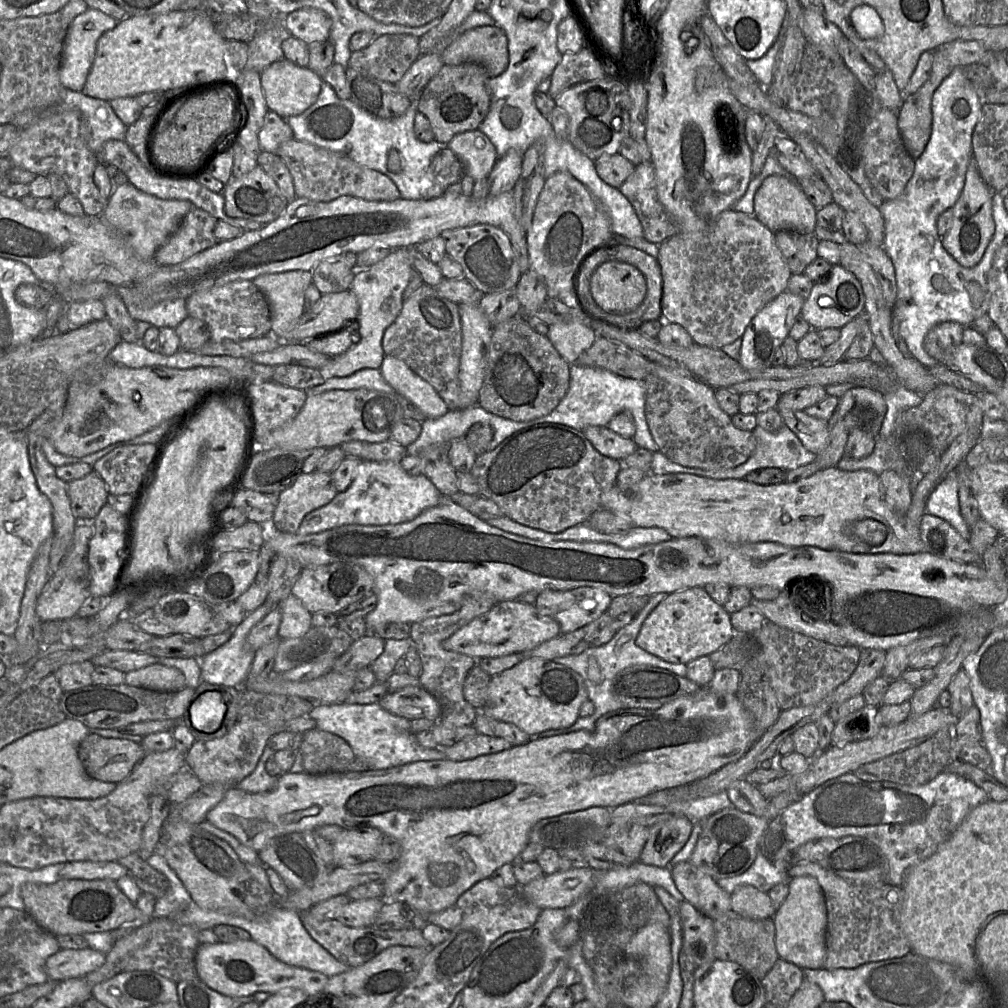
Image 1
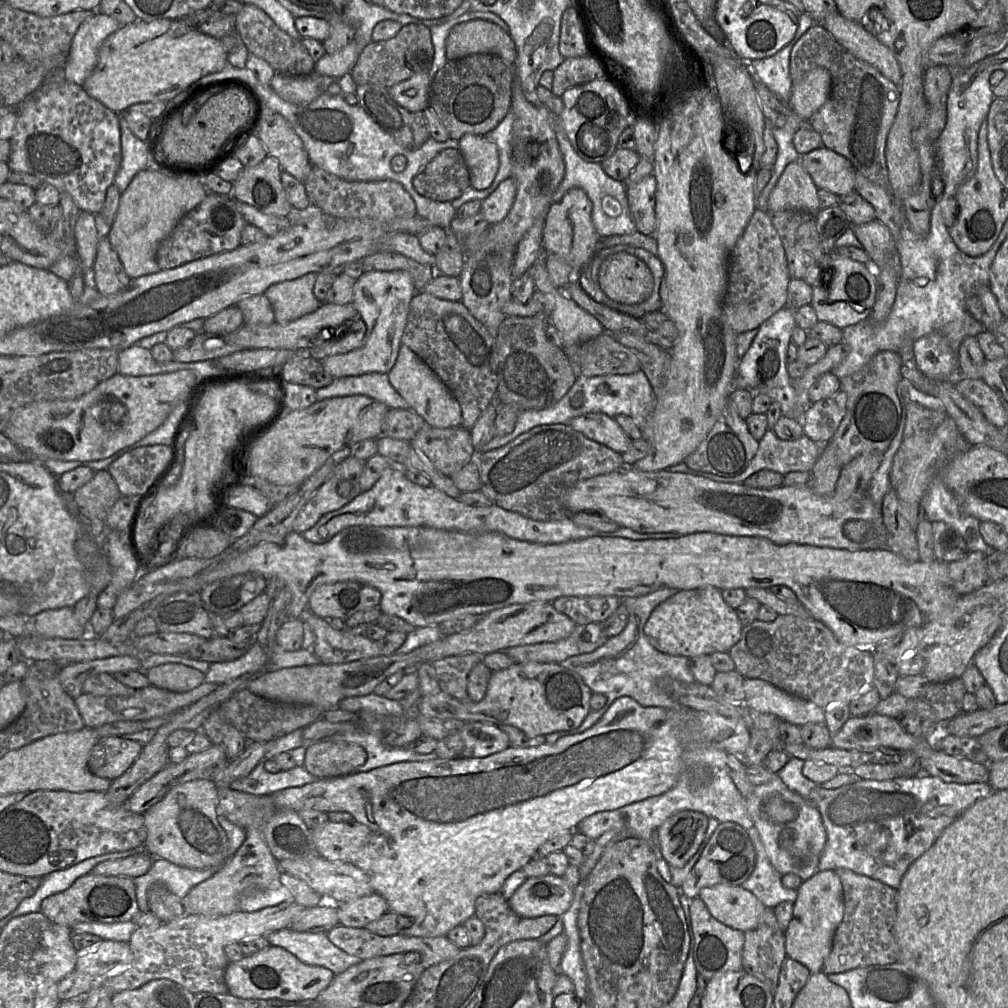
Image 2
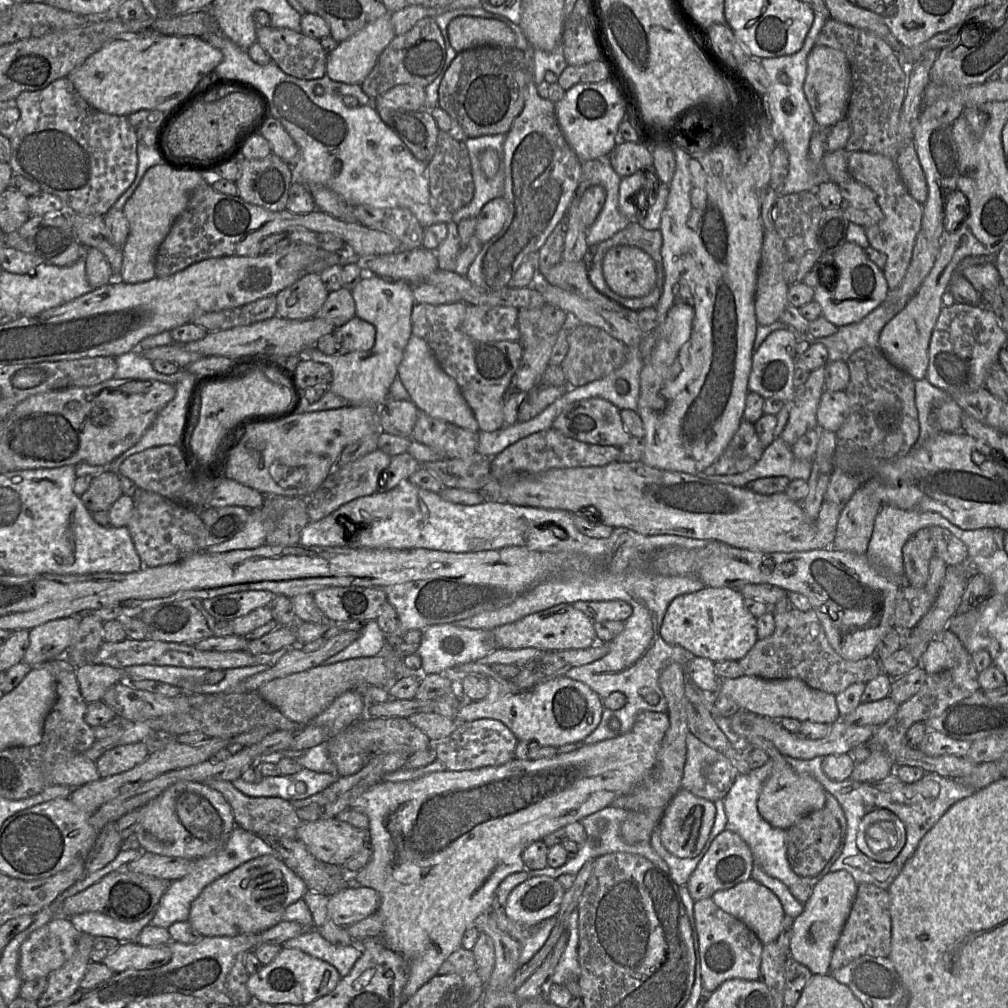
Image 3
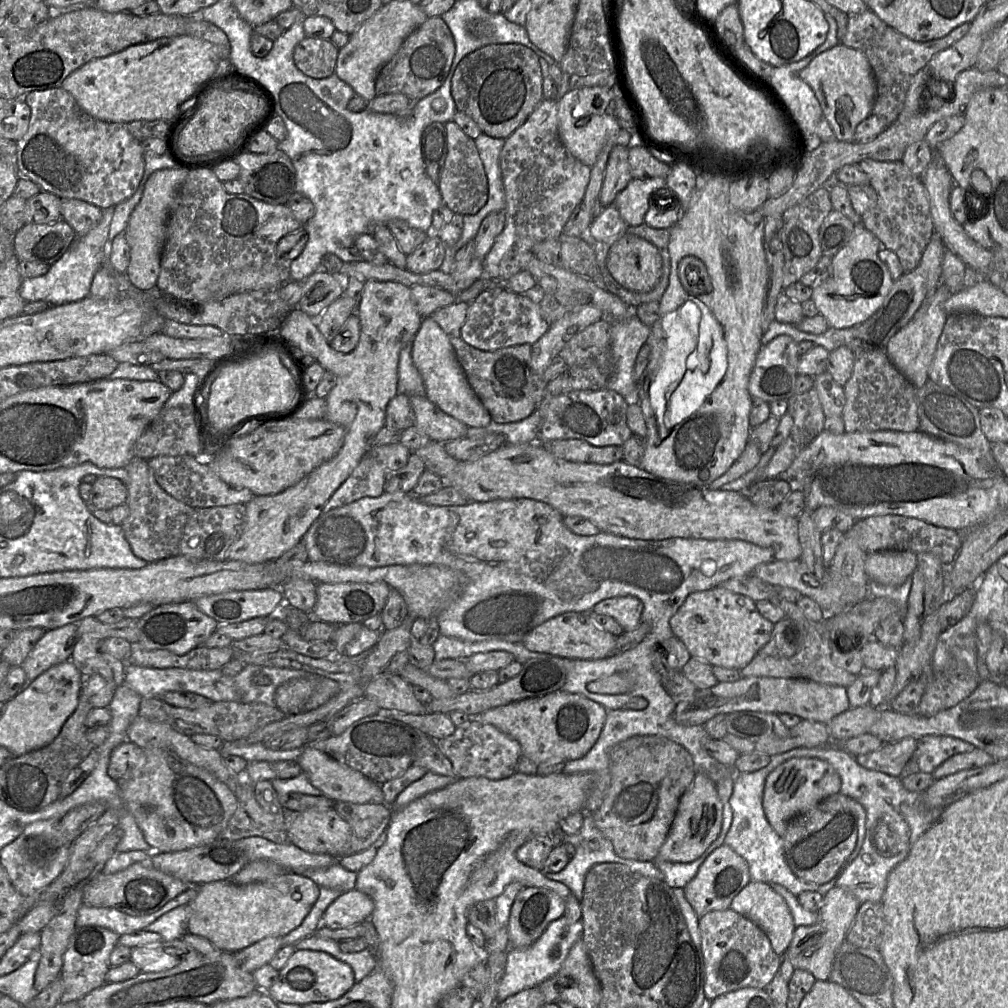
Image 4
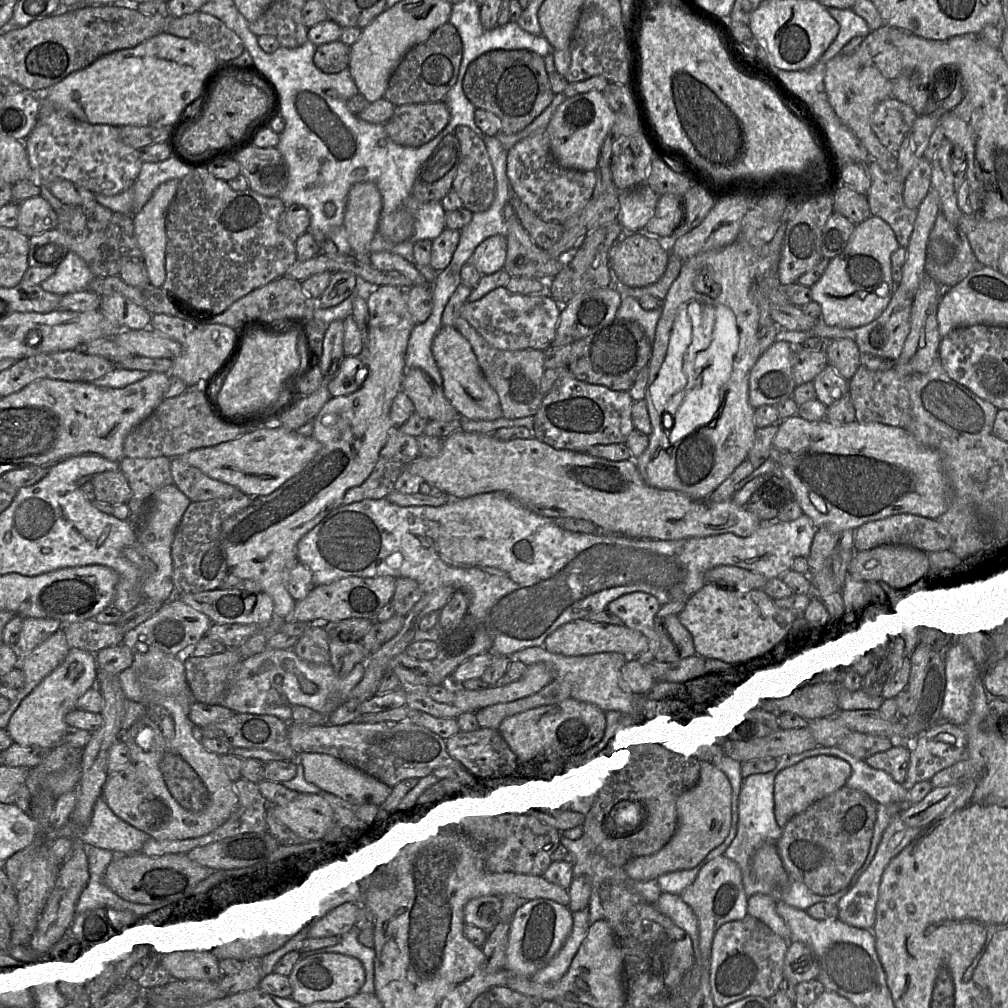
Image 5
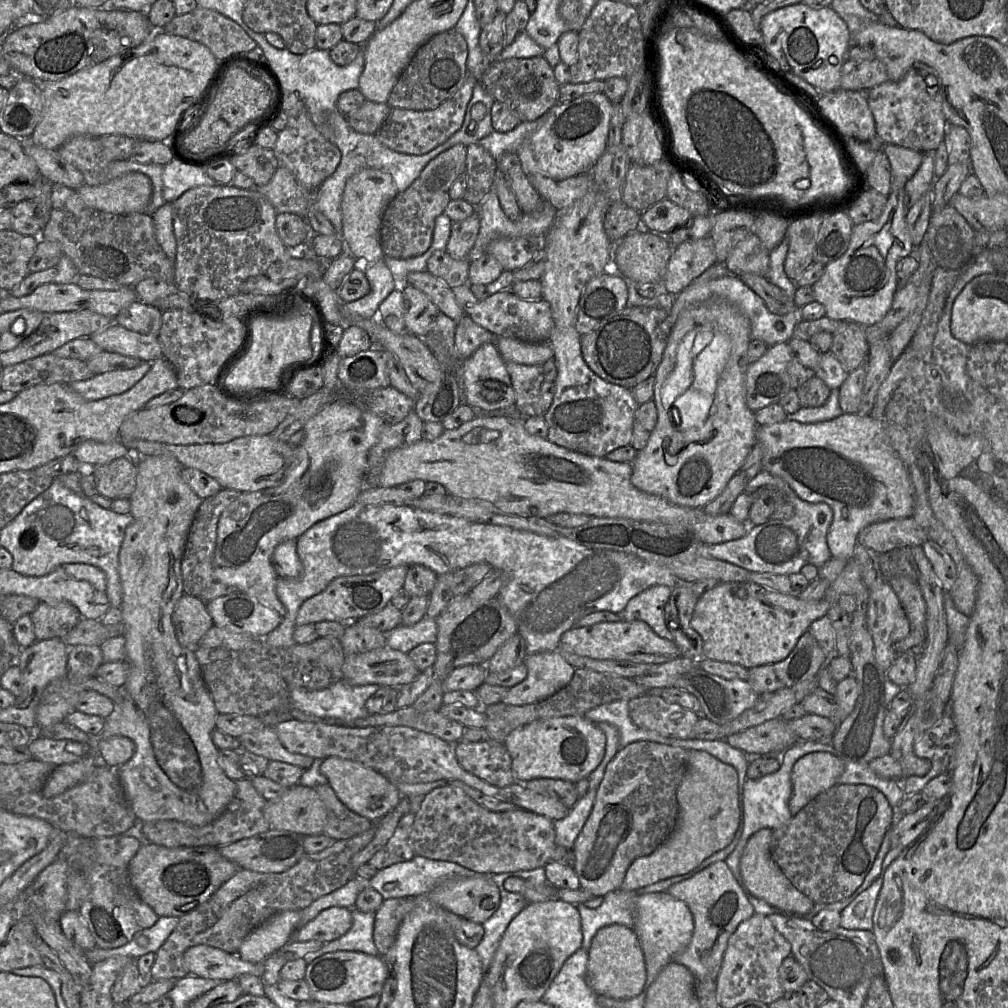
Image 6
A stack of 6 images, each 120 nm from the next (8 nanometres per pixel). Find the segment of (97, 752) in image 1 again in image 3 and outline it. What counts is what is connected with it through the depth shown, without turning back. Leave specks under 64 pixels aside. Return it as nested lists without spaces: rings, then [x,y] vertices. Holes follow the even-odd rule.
[[[145,742],[125,744],[105,751],[95,762],[100,778],[126,772],[143,762],[149,754]]]

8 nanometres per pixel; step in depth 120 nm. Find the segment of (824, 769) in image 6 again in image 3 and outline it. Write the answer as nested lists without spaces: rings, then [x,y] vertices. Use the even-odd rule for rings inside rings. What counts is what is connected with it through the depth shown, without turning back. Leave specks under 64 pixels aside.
[[[774,761],[773,770],[759,796],[757,808],[770,825],[787,830],[806,815],[822,809],[826,800],[824,787],[811,775],[798,773],[786,761]]]

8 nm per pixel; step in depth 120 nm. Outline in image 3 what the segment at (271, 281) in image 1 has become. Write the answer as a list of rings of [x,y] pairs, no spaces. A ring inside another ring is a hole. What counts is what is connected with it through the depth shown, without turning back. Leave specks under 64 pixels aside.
[[[319,273],[304,274],[275,295],[276,316],[289,320],[313,318],[321,310],[328,294]]]

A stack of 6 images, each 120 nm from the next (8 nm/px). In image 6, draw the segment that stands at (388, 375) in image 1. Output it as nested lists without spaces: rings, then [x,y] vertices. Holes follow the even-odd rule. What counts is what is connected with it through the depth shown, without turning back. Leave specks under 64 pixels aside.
[[[493,343],[481,345],[462,362],[463,402],[478,412],[490,412],[514,405],[515,391],[506,369],[506,362]]]

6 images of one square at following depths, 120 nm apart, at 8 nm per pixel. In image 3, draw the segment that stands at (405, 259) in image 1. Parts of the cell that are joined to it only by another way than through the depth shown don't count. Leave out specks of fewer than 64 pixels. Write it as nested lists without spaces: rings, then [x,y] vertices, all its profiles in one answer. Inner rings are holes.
[[[366,274],[352,290],[352,296],[356,307],[355,315],[376,329],[373,347],[369,350],[332,356],[313,346],[304,353],[304,357],[329,366],[332,372],[329,389],[347,400],[349,405],[367,405],[378,411],[389,397],[389,389],[397,375],[405,347],[412,336],[411,313],[415,304],[413,285],[403,280],[390,280]]]

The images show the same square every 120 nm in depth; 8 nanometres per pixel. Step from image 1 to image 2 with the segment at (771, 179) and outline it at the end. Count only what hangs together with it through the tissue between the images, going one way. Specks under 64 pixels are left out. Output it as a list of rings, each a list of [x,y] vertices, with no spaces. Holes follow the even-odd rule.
[[[798,158],[781,174],[768,198],[767,211],[799,210],[816,216],[821,209],[817,192],[818,187]]]

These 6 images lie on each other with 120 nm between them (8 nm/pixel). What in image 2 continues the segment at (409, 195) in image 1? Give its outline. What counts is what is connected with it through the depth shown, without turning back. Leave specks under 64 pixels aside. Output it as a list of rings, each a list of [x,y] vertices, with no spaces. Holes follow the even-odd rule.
[[[226,63],[219,72],[208,74],[195,82],[187,89],[186,95],[194,92],[204,82],[221,78],[240,78],[248,82],[260,93],[269,111],[281,114],[292,126],[302,140],[304,148],[312,165],[332,173],[347,181],[379,181],[393,180],[400,183],[413,199],[417,215],[428,219],[433,226],[449,229],[451,221],[456,217],[457,209],[471,200],[483,201],[506,178],[512,176],[511,140],[514,113],[510,110],[503,120],[491,131],[483,136],[494,142],[499,152],[499,168],[492,184],[484,190],[477,190],[471,185],[452,202],[434,201],[421,195],[413,186],[413,179],[422,173],[426,165],[442,150],[458,148],[458,141],[449,139],[438,142],[429,138],[420,148],[409,150],[384,131],[359,105],[350,105],[344,101],[344,95],[355,93],[357,84],[351,75],[345,74],[340,78],[317,75],[320,95],[310,103],[295,104],[283,100],[270,85],[262,85],[255,74],[247,68],[235,68]]]

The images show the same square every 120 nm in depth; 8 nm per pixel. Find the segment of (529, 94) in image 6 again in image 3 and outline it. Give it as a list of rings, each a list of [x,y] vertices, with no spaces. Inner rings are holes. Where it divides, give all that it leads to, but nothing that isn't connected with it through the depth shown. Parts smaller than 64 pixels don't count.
[[[482,46],[474,49],[469,49],[458,53],[453,59],[450,66],[445,71],[438,89],[438,107],[447,112],[463,129],[468,138],[478,137],[483,135],[493,134],[507,134],[511,128],[514,119],[521,113],[529,83],[533,81],[532,73],[530,71],[530,64],[528,63],[525,53],[516,47],[503,46]]]

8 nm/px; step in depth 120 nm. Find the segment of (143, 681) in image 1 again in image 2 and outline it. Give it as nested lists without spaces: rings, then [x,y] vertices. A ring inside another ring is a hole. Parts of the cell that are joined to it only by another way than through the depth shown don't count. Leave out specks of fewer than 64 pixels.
[[[174,663],[150,668],[145,675],[151,686],[178,693],[197,688],[205,679],[205,675],[199,670]]]

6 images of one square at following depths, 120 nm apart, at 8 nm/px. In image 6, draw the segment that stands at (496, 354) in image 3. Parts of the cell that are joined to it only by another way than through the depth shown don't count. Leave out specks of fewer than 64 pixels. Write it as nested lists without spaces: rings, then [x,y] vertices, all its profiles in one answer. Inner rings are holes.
[[[506,362],[506,369],[515,391],[514,406],[520,412],[520,417],[533,416],[533,408],[543,383],[543,365]]]

